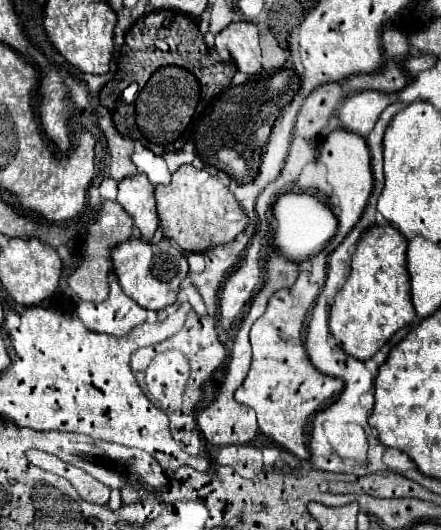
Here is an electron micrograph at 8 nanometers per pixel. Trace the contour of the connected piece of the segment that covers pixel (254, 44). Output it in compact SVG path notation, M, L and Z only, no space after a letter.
M233 21L215 35L215 49L223 61L233 59L237 69L248 78L262 73L261 49L257 25L251 21Z

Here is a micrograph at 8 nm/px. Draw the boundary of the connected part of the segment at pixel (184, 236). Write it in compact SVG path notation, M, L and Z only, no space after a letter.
M181 165L169 185L155 187L157 213L161 227L165 227L165 237L173 239L181 249L205 251L215 245L233 241L249 223L247 215L241 211L237 199L215 175L205 169L195 169L193 165Z

